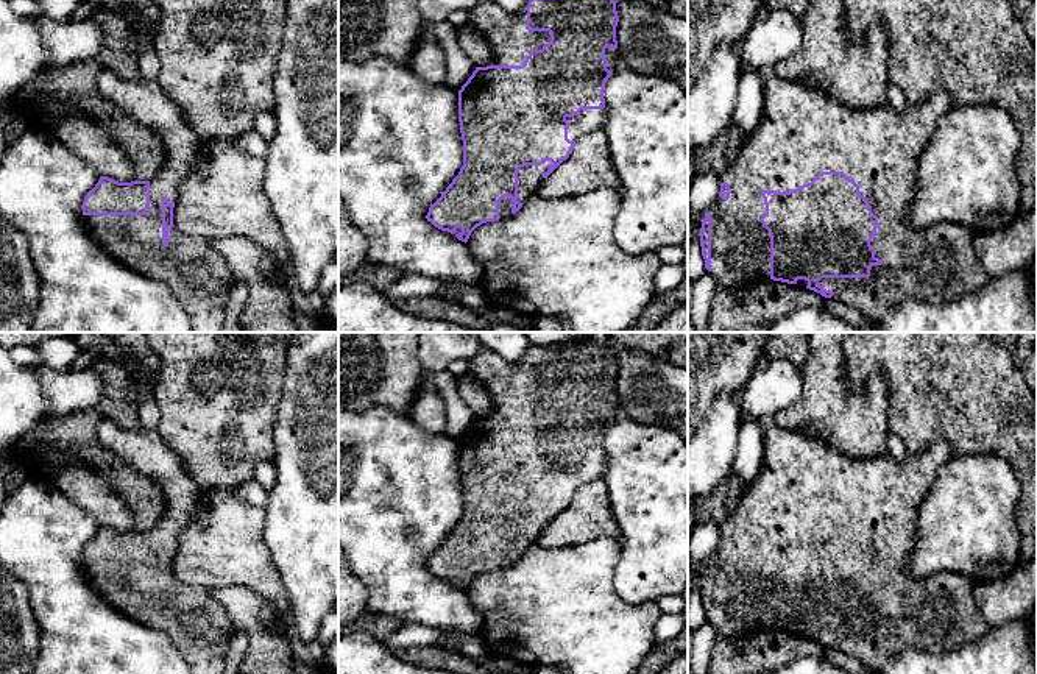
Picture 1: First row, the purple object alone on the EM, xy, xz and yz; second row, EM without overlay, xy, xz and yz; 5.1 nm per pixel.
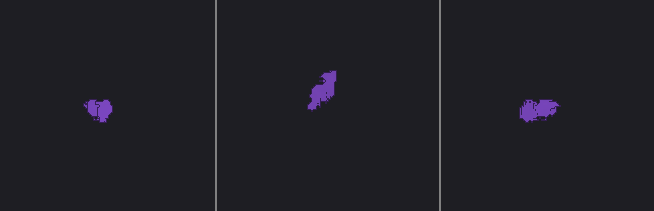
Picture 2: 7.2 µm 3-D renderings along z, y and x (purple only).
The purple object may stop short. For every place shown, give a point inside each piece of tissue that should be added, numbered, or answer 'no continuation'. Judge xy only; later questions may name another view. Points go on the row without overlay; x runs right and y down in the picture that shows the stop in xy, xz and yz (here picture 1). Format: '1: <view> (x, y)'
1: xy (198, 624)

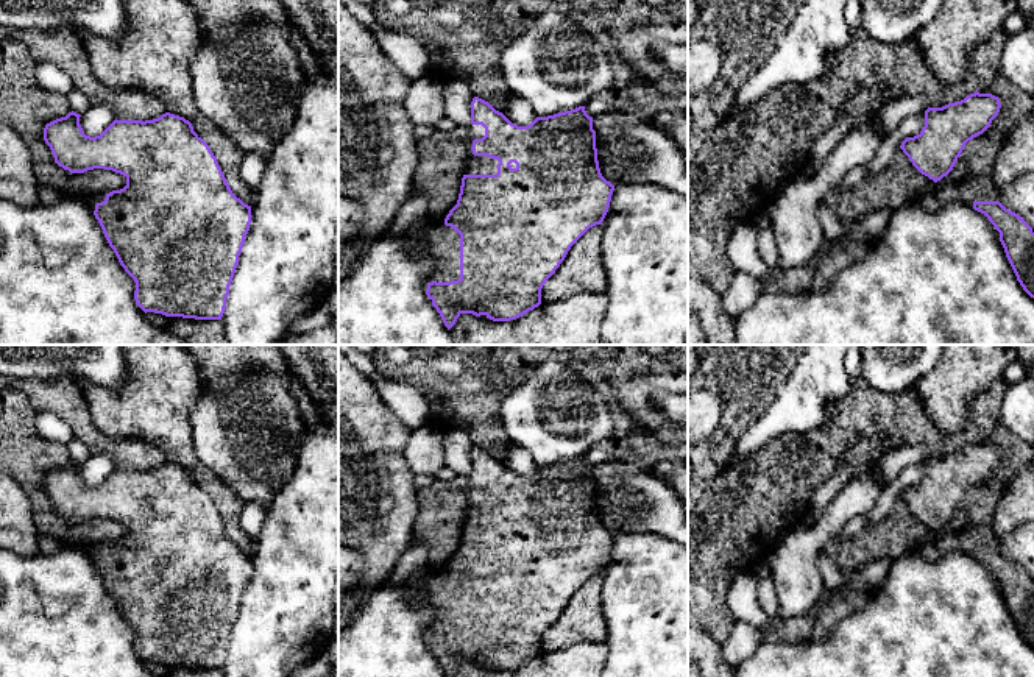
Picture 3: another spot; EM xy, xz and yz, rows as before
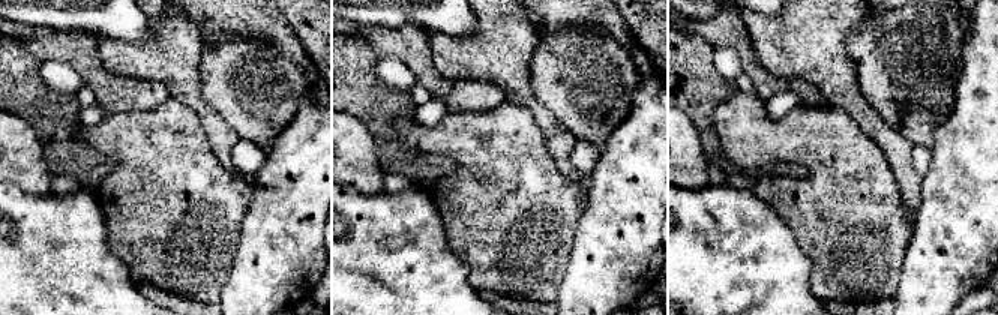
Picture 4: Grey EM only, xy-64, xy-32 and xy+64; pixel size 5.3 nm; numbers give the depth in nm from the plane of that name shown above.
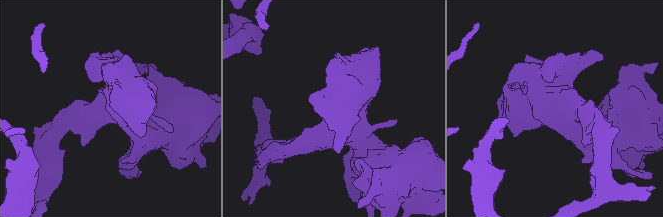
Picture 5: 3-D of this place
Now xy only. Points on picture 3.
1: xy (92, 549)

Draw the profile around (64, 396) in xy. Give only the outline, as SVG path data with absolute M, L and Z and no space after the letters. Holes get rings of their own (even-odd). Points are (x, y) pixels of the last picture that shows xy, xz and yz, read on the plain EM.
M0 376L0 390L25 393L36 412L53 412L81 440L90 455L108 454L117 470L153 470L167 462L159 448L137 438L109 438L94 427L83 390L72 377L55 381L16 381Z

